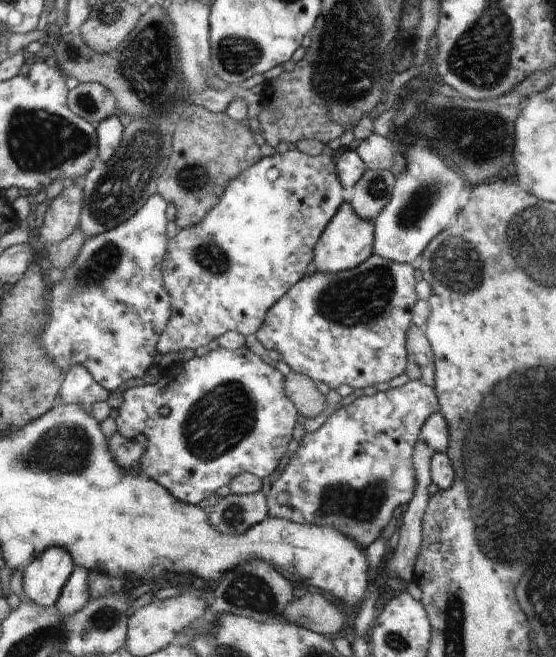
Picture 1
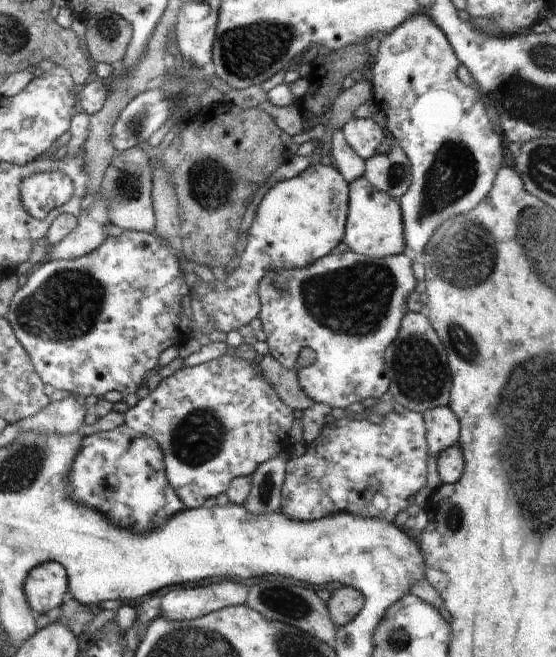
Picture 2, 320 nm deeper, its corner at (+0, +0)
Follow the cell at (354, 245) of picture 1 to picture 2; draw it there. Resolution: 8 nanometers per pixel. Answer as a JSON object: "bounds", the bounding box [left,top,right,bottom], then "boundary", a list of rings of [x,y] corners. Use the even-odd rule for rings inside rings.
{"bounds":[344,176,406,257],"boundary":[[[366,176],[351,182],[351,209],[348,210],[344,242],[354,252],[367,257],[391,257],[406,248],[406,231],[399,200],[376,190]]]}

